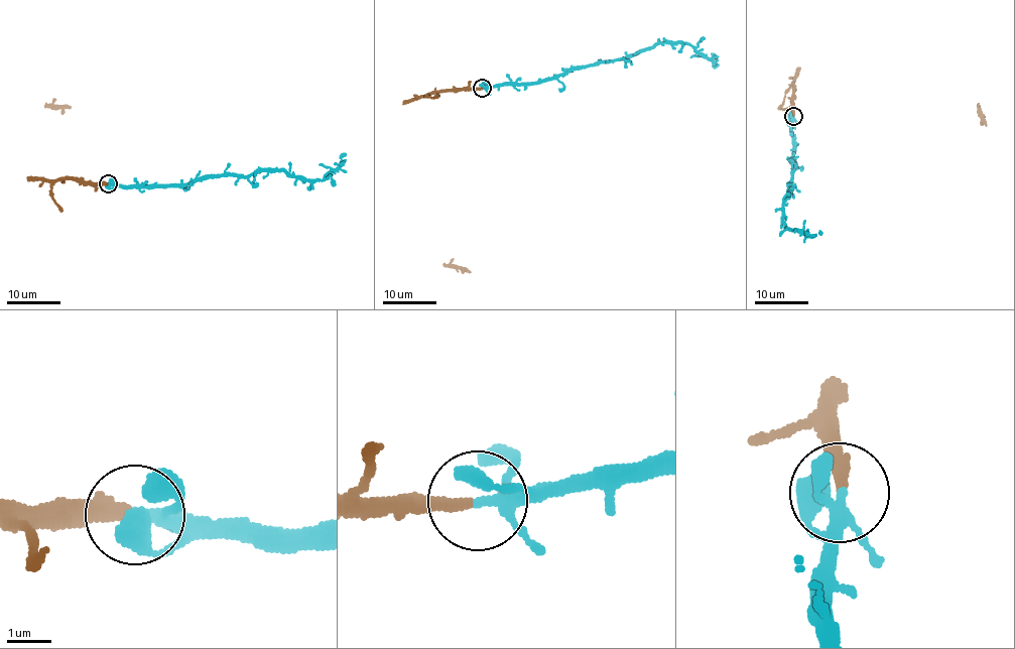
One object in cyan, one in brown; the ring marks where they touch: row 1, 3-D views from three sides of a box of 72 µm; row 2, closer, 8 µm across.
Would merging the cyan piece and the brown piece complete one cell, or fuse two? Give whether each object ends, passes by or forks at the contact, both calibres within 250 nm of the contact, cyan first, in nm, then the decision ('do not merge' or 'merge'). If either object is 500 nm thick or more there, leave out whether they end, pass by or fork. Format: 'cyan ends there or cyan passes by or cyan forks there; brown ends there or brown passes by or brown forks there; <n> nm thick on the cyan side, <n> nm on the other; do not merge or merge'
cyan forks there; brown ends there; 240 nm thick on the cyan side, 300 nm on the other; merge

